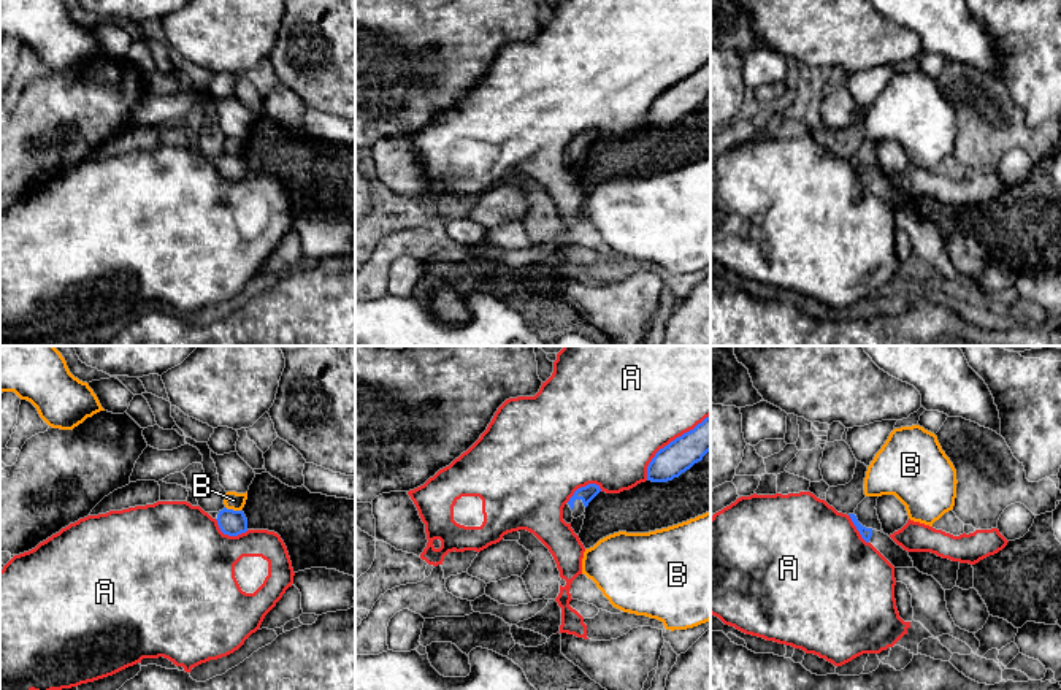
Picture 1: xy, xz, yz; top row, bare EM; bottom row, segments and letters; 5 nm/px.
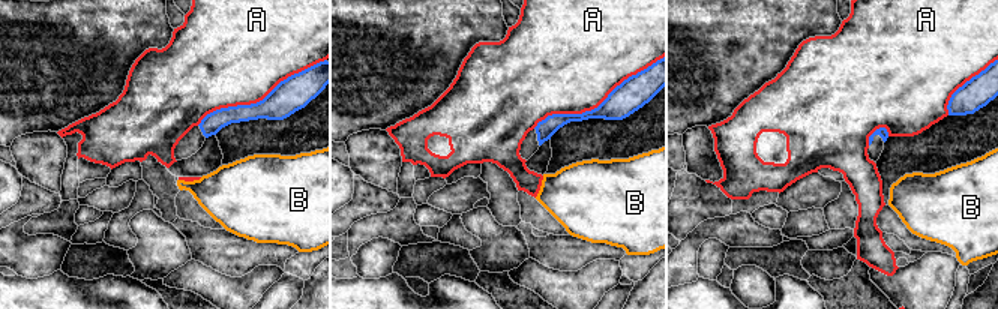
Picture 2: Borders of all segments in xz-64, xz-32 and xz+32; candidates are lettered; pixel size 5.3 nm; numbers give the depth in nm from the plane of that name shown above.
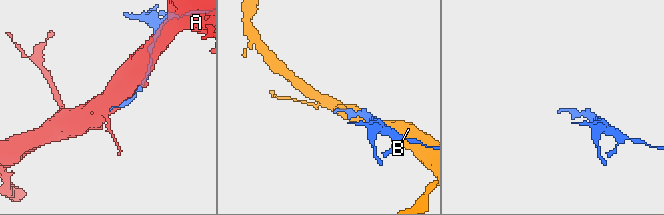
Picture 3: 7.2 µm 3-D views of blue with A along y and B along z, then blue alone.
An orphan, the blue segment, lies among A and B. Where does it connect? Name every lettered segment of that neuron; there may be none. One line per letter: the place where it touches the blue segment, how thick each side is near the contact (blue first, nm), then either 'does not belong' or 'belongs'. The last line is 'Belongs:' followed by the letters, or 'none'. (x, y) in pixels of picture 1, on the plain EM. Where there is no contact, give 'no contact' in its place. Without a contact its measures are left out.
A: xz (671, 86) | 160/500 nm | does not belong
B: xy (232, 154) | 130/90 nm | does not belong
Belongs: none

